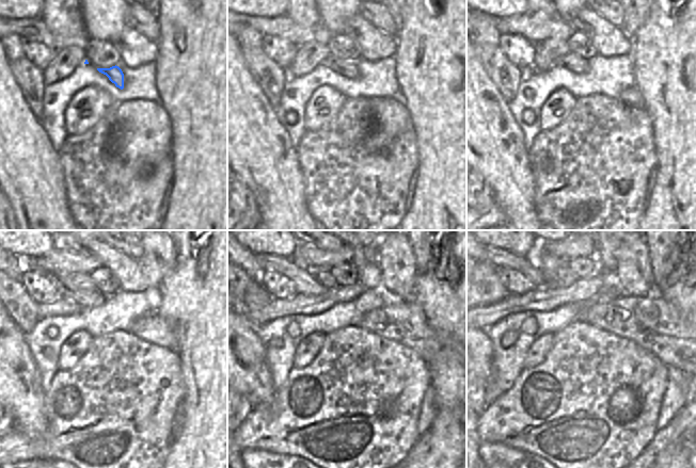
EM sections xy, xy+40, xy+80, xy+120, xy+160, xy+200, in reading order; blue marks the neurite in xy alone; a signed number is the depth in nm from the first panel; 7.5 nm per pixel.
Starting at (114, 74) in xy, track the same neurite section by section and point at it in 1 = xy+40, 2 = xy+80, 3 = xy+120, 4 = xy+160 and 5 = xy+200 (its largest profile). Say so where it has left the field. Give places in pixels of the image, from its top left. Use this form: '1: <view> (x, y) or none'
1: xy+40 (346, 67)
2: xy+80 (571, 61)
3: xy+120 (85, 297)
4: xy+160 (305, 284)
5: xy+200 (500, 258)

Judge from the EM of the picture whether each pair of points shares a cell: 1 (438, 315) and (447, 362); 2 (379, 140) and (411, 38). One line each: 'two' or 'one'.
1: one
2: two

